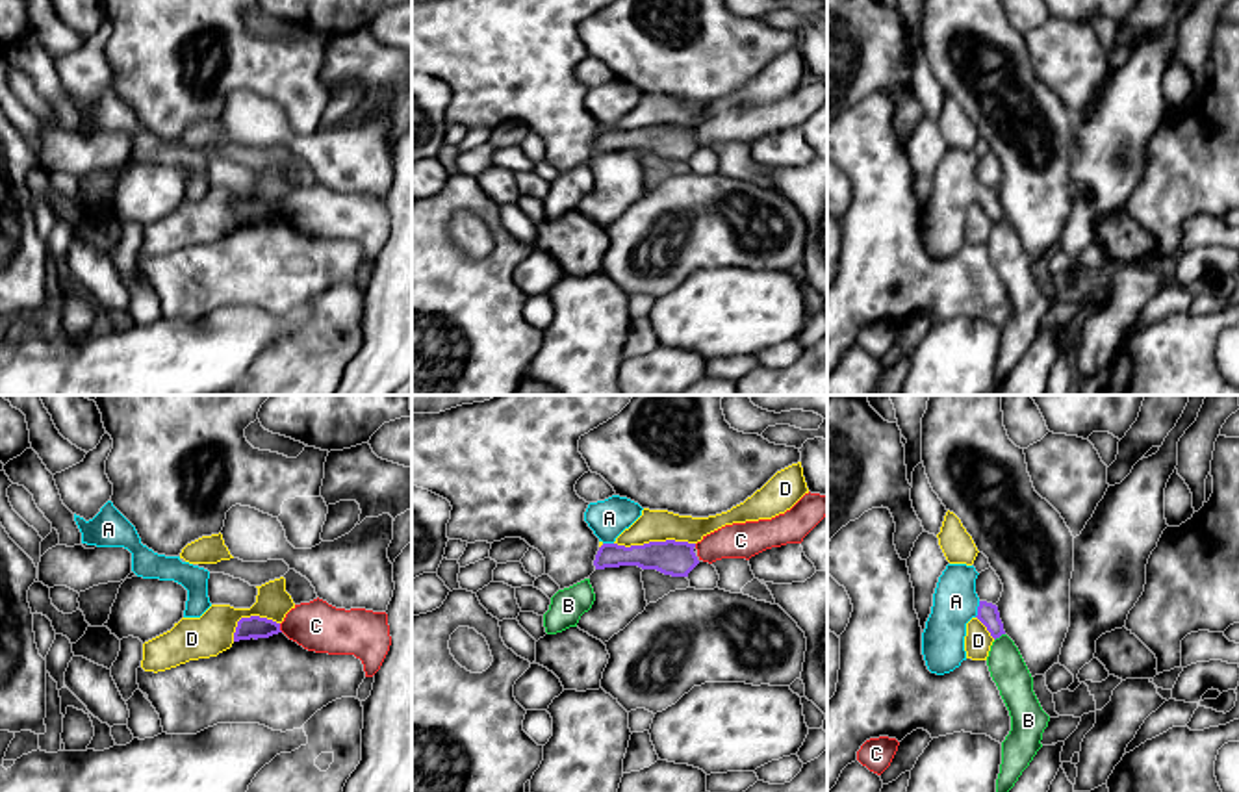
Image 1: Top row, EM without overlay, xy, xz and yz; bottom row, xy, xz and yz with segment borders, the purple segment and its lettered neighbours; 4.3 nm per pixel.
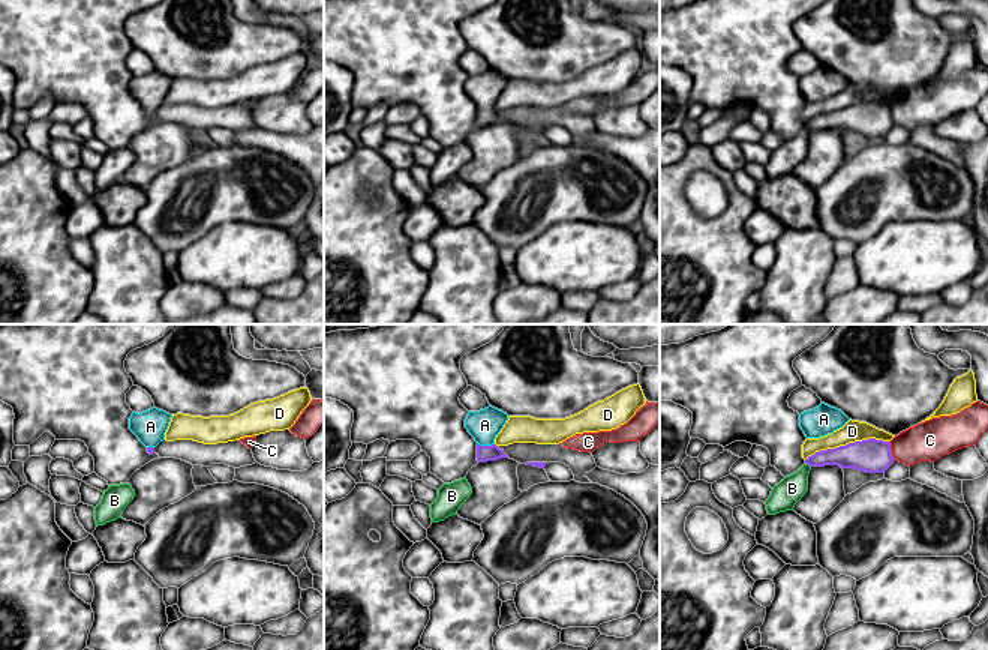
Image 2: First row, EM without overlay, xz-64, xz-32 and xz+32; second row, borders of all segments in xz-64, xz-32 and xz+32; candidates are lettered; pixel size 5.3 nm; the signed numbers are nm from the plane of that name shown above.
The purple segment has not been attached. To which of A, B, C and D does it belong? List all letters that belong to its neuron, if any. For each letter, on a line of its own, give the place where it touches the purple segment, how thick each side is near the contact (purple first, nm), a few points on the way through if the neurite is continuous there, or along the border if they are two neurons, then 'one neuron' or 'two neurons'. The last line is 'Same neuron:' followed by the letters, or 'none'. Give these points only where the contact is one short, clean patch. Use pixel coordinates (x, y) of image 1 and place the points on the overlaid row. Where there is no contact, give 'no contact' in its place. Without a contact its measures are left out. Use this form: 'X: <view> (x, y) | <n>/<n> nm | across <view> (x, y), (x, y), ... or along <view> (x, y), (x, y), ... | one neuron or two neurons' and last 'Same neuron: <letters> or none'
A: yz (978, 609) | 90/190 nm | across yz (987, 613), (978, 609), (956, 601) | one neuron
B: yz (998, 637) | 90/160 nm | along yz (1004, 633), (995, 640) | two neurons
C: xy (279, 627) | 100/220 nm | along xy (279, 624), (282, 631) | two neurons
D: xz (653, 542) | 160/140 nm | along xz (694, 542), (650, 540), (629, 546), (614, 544) | two neurons
Same neuron: A

